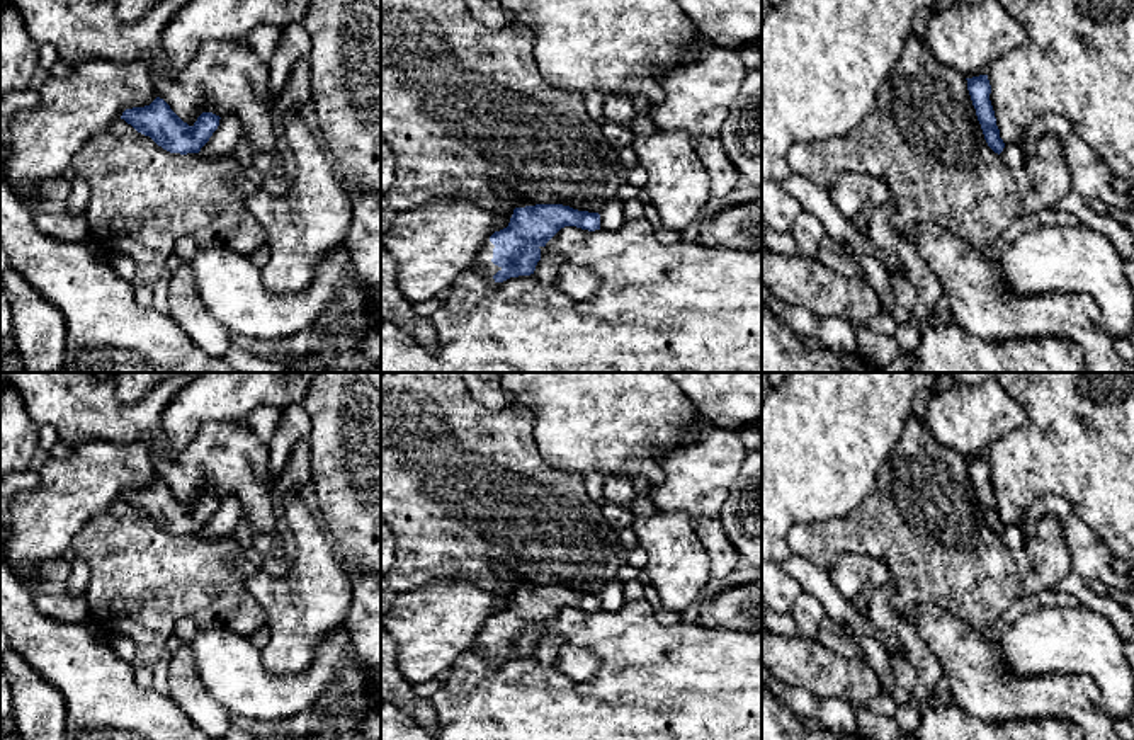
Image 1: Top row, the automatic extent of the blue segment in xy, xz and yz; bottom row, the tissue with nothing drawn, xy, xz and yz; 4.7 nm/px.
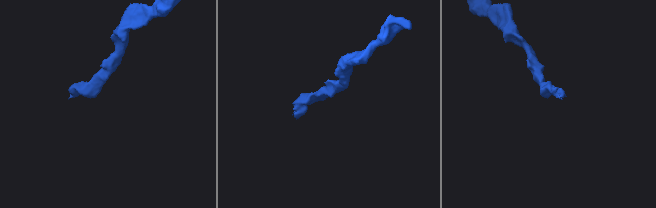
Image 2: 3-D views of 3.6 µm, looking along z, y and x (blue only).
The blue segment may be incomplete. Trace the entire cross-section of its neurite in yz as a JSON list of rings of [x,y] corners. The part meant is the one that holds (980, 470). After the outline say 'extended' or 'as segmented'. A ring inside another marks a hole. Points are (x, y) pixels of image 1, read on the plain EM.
[[[979,456],[966,461],[967,461],[967,471],[969,471],[972,487],[976,490],[976,497],[981,505],[984,521],[988,527],[1000,536],[1005,529],[1005,524],[1000,519],[1000,510],[996,507],[995,492],[989,481],[991,466],[989,466],[988,456]]]; as segmented

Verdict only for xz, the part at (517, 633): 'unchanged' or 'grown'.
grown

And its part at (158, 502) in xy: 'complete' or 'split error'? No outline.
complete

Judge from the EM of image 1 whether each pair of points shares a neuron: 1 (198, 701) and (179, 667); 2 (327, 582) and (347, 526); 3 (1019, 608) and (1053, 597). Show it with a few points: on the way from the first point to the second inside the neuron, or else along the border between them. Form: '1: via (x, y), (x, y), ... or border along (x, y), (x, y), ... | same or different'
1: via (189, 693), (182, 676) | same
2: border along (322, 528), (339, 562), (351, 572) | different
3: via (1027, 604), (1044, 597) | same

